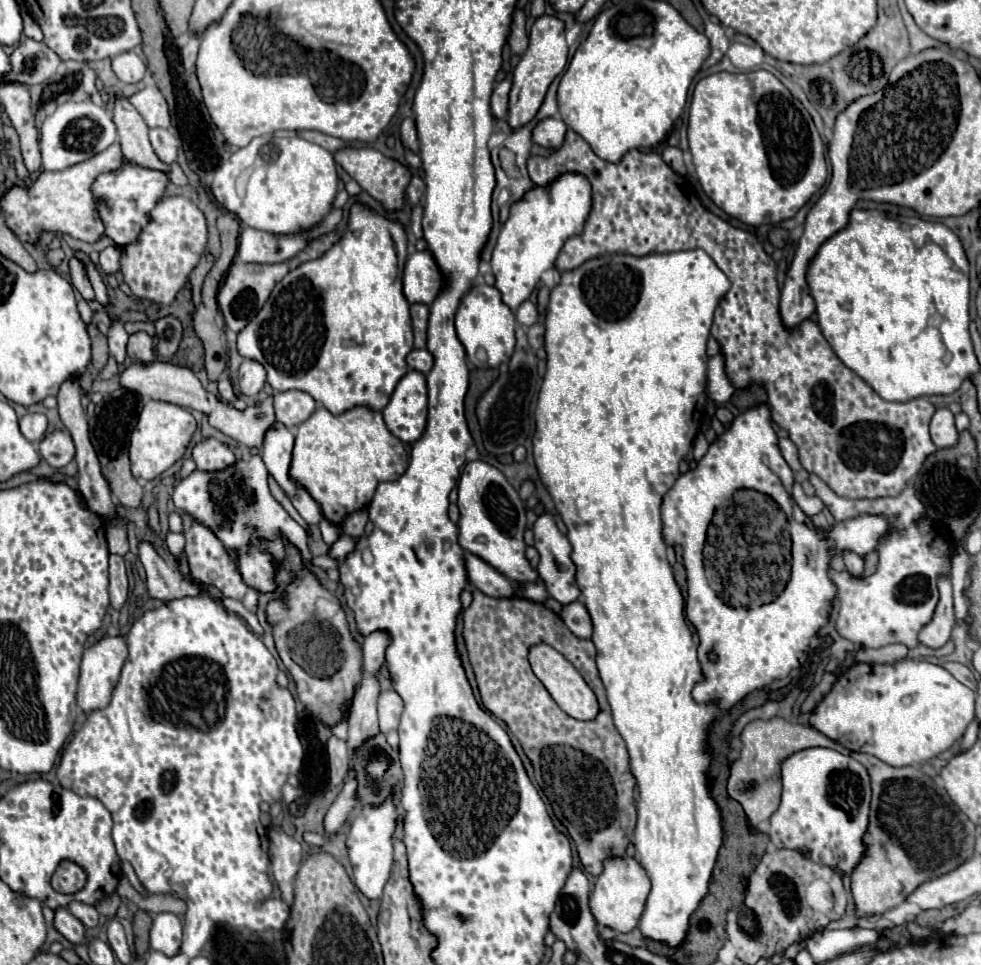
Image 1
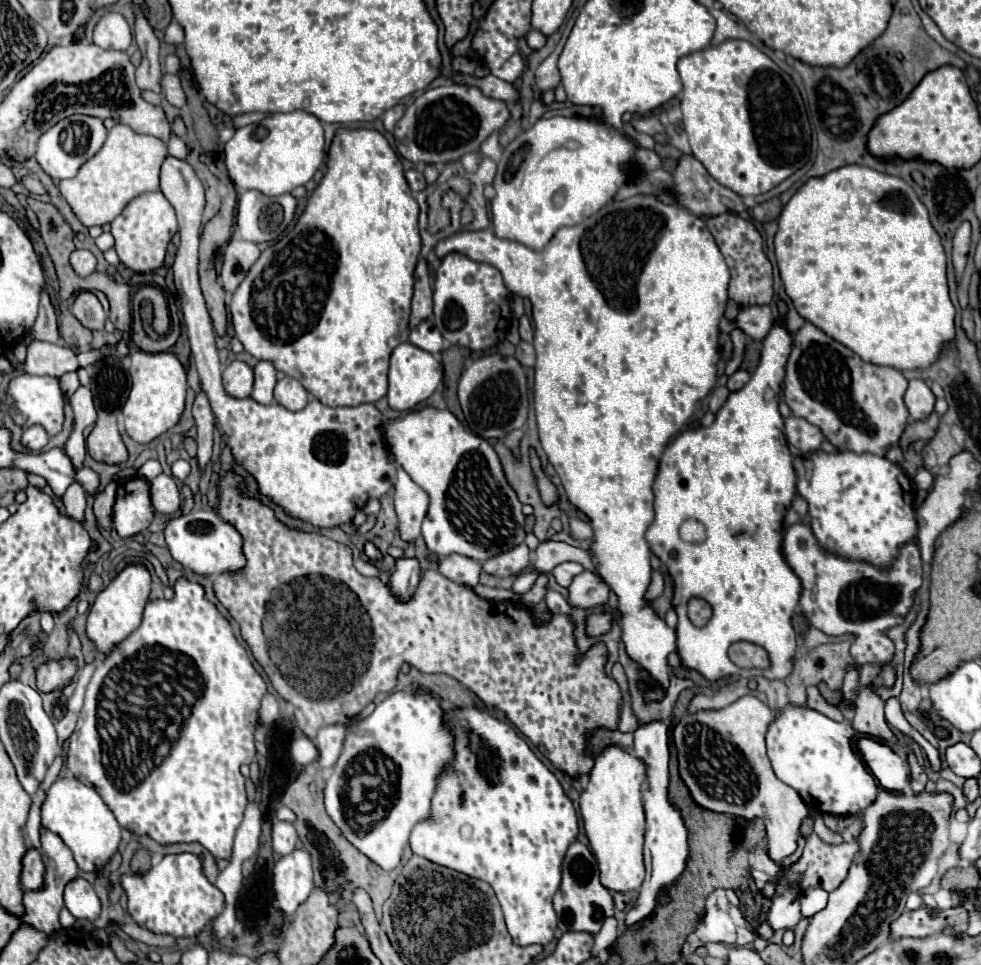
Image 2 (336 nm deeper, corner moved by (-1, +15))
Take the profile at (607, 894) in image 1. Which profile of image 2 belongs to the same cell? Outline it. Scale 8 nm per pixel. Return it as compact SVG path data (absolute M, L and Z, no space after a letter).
M607 746L595 756L589 772L589 784L581 792L579 810L589 838L591 850L597 856L601 884L609 890L637 890L645 878L643 866L643 830L645 814L641 804L641 784L645 782L645 762L621 746Z

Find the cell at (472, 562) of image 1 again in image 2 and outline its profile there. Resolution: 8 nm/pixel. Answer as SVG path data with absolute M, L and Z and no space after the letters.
M453 554L453 556L447 556L447 558L439 560L437 572L441 572L445 578L449 578L449 580L453 580L457 584L473 588L479 582L481 566L479 566L479 562L475 562L475 560L467 558L467 556Z

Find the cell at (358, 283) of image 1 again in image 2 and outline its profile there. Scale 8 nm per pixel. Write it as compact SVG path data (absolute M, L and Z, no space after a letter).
M339 128L333 136L333 142L327 152L327 172L323 180L317 184L313 194L307 198L303 214L299 216L293 230L287 238L281 238L277 244L271 244L265 252L261 252L259 260L247 272L245 280L237 286L231 296L231 322L235 336L243 344L243 348L253 354L257 360L271 360L277 370L287 376L299 380L309 394L313 394L325 406L357 406L363 402L377 402L387 394L387 368L389 356L395 346L409 338L409 312L411 312L411 296L413 296L413 270L421 250L419 238L419 204L411 196L409 184L403 176L403 164L399 156L393 152L387 138L377 130L365 128Z

